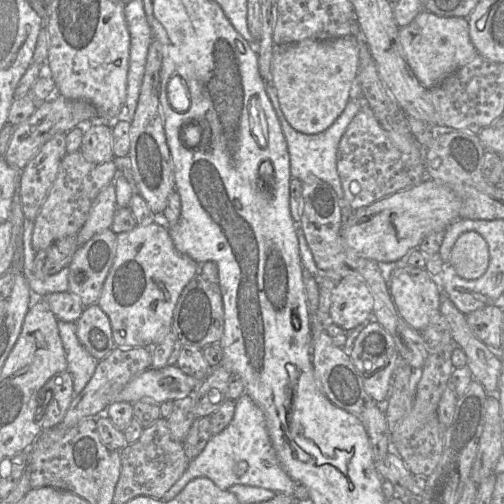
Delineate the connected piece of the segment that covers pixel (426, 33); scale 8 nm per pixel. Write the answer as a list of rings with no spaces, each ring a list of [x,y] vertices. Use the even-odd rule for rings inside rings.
[[[425,9],[408,26],[399,29],[399,39],[408,65],[420,83],[427,89],[437,87],[444,79],[478,55],[470,39],[468,18],[438,16]]]

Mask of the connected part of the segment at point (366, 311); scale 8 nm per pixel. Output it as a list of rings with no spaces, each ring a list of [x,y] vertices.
[[[341,279],[332,292],[330,320],[349,331],[373,314],[373,297],[357,279]]]

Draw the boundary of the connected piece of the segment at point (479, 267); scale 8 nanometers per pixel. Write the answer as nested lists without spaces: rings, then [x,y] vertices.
[[[477,232],[463,233],[452,247],[449,264],[464,280],[480,278],[489,265],[488,243]]]

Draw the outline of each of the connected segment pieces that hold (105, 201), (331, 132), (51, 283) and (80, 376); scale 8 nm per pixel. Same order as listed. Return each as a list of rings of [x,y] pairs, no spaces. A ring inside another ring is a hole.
[[[112,182],[94,200],[86,222],[76,235],[78,246],[88,242],[94,235],[110,229],[117,208],[115,185]]]
[[[271,81],[266,82],[266,92],[269,96],[273,109],[281,125],[283,135],[287,143],[287,149],[290,159],[290,175],[293,178],[297,178],[300,181],[323,181],[329,184],[339,199],[339,205],[342,211],[343,221],[344,219],[353,213],[351,207],[344,198],[344,192],[342,189],[341,180],[337,171],[337,150],[340,140],[346,131],[349,123],[359,112],[359,110],[366,105],[364,98],[362,99],[350,99],[341,113],[341,115],[335,120],[335,122],[325,131],[319,134],[303,134],[291,127],[287,122],[278,101],[277,92]]]
[[[24,221],[23,232],[23,245],[24,245],[24,262],[23,271],[28,281],[29,287],[37,298],[43,298],[44,296],[55,292],[67,292],[69,291],[69,268],[65,267],[60,272],[54,275],[44,275],[35,268],[35,256],[36,252],[32,246],[32,234],[34,229],[34,221]]]
[[[58,320],[58,329],[68,363],[67,370],[73,377],[74,395],[78,395],[92,378],[99,361],[79,341],[76,323]]]

